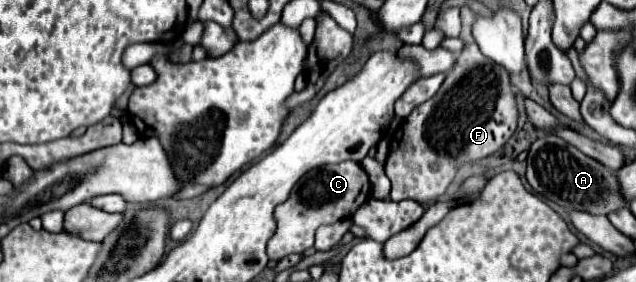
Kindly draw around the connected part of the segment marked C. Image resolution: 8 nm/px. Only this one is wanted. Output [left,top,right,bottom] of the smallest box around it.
[267,162,371,260]

